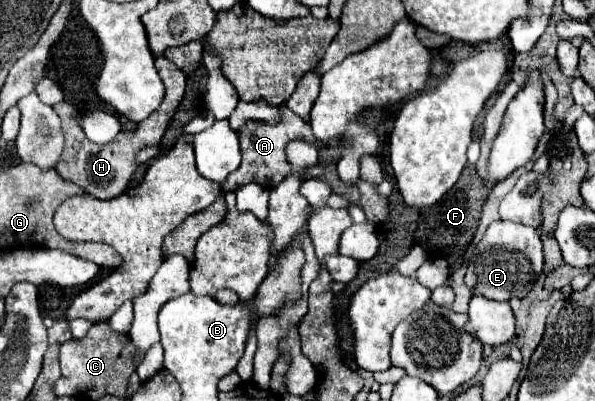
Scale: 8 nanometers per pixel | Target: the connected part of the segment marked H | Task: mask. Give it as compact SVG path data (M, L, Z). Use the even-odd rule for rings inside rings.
M156 56L156 70L158 70L158 74L160 74L160 78L162 78L162 82L166 86L164 102L160 104L160 108L156 112L152 112L144 122L140 122L134 132L120 132L114 138L114 142L110 142L110 144L104 144L104 146L92 144L84 136L82 128L76 122L76 114L78 114L76 106L72 106L68 102L58 102L54 106L56 114L62 120L62 130L64 130L64 140L66 140L64 154L60 156L60 162L54 166L54 170L62 178L66 178L70 182L76 182L88 194L92 194L92 196L96 196L100 200L112 200L112 198L120 196L128 188L128 184L130 184L130 180L132 180L132 176L134 176L134 172L138 168L138 160L136 160L138 152L142 148L146 148L146 146L158 146L160 144L160 140L162 140L162 136L166 132L166 126L168 126L170 118L174 116L174 112L176 112L176 108L178 108L178 104L180 104L180 100L184 96L184 88L186 88L186 74L176 64L168 62L168 58Z

